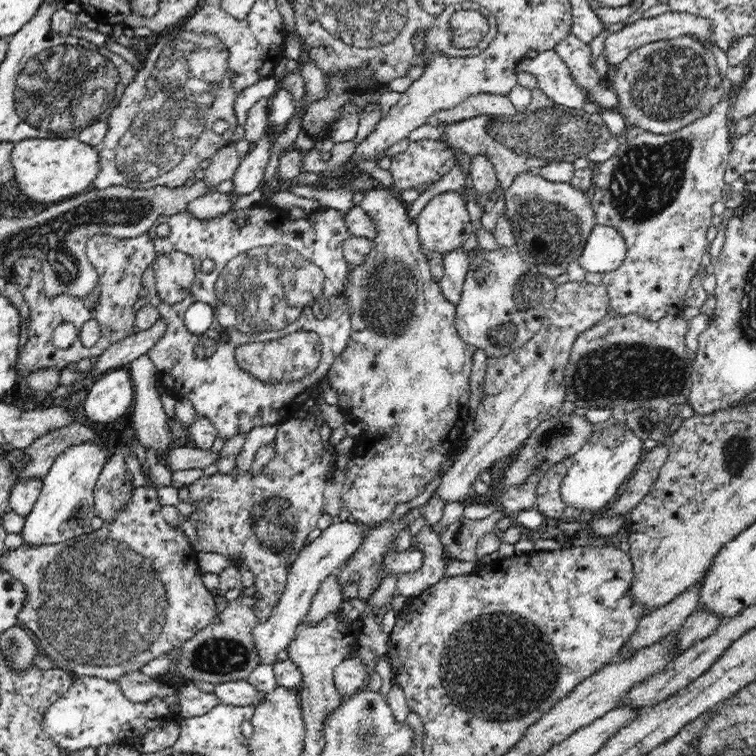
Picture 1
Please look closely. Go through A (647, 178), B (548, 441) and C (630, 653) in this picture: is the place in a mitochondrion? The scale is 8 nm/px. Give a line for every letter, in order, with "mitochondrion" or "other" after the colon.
A: mitochondrion
B: mitochondrion
C: other

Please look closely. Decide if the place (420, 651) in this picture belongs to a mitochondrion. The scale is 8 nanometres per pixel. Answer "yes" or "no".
no

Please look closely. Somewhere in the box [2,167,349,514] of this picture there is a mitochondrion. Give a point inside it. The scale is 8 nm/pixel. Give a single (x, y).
(271, 285)

